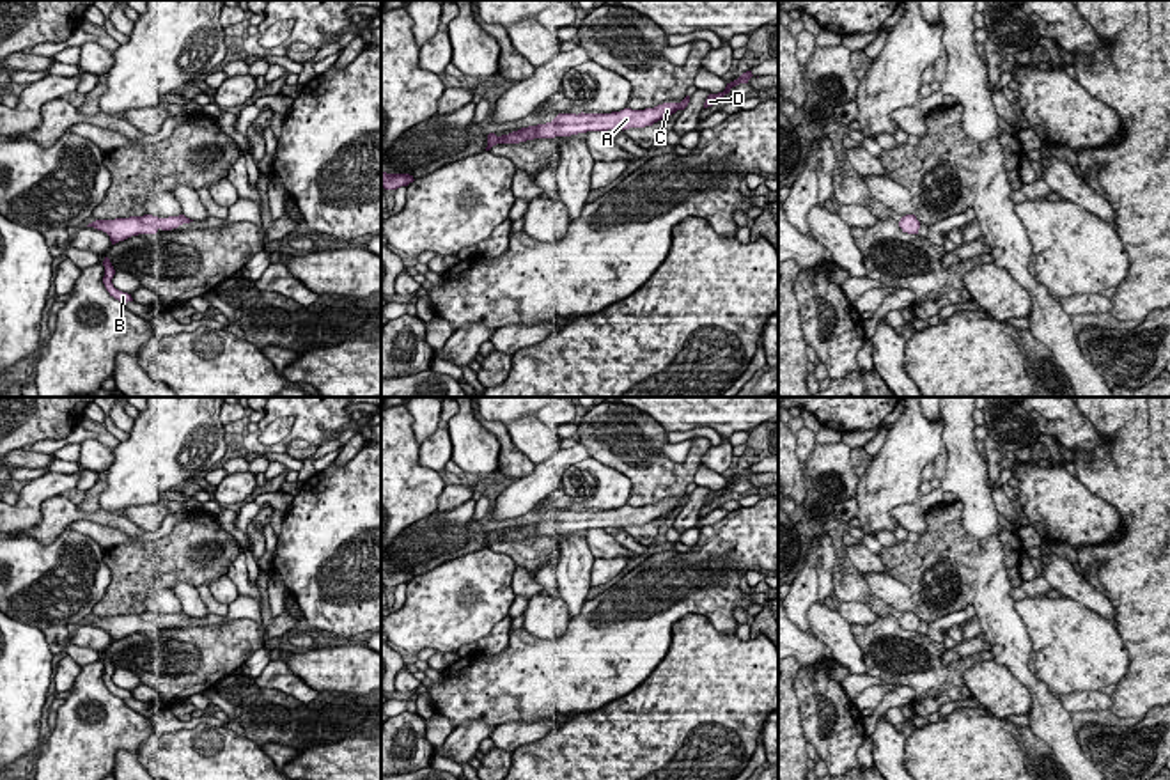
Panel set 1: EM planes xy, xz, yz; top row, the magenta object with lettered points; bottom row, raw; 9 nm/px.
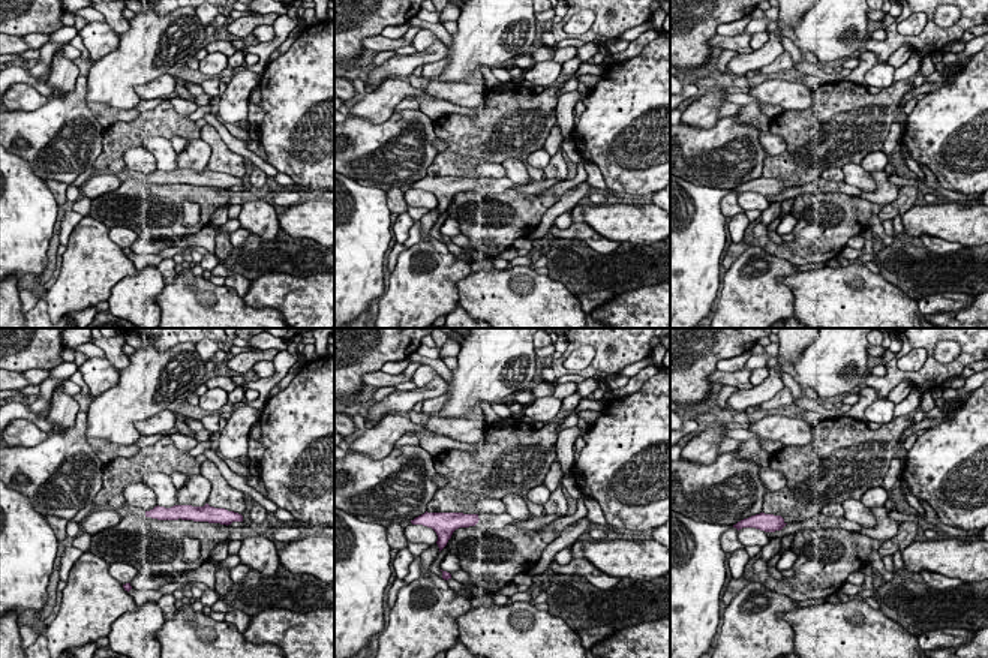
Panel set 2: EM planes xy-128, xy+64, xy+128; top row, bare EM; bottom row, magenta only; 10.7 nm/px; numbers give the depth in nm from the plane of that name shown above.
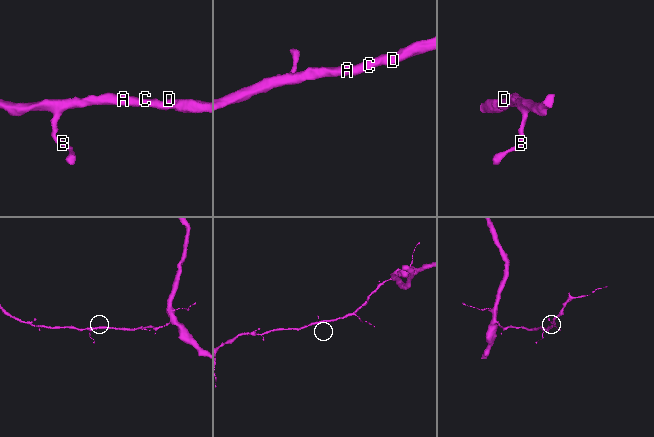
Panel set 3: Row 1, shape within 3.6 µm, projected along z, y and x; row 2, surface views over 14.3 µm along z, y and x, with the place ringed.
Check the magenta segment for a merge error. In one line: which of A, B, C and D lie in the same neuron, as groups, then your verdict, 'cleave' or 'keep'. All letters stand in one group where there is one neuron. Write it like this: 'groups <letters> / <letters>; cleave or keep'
groups A B C D; keep

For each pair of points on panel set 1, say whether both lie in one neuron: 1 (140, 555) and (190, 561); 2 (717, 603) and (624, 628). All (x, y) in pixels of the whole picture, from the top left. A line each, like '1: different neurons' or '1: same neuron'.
1: same neuron
2: same neuron

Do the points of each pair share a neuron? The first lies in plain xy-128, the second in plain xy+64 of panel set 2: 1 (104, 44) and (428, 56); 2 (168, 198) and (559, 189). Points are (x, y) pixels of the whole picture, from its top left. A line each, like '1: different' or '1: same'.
1: different
2: same

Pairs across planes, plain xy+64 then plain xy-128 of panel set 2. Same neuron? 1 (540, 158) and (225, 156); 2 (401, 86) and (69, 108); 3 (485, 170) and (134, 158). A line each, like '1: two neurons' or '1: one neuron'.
1: two neurons
2: two neurons
3: one neuron

